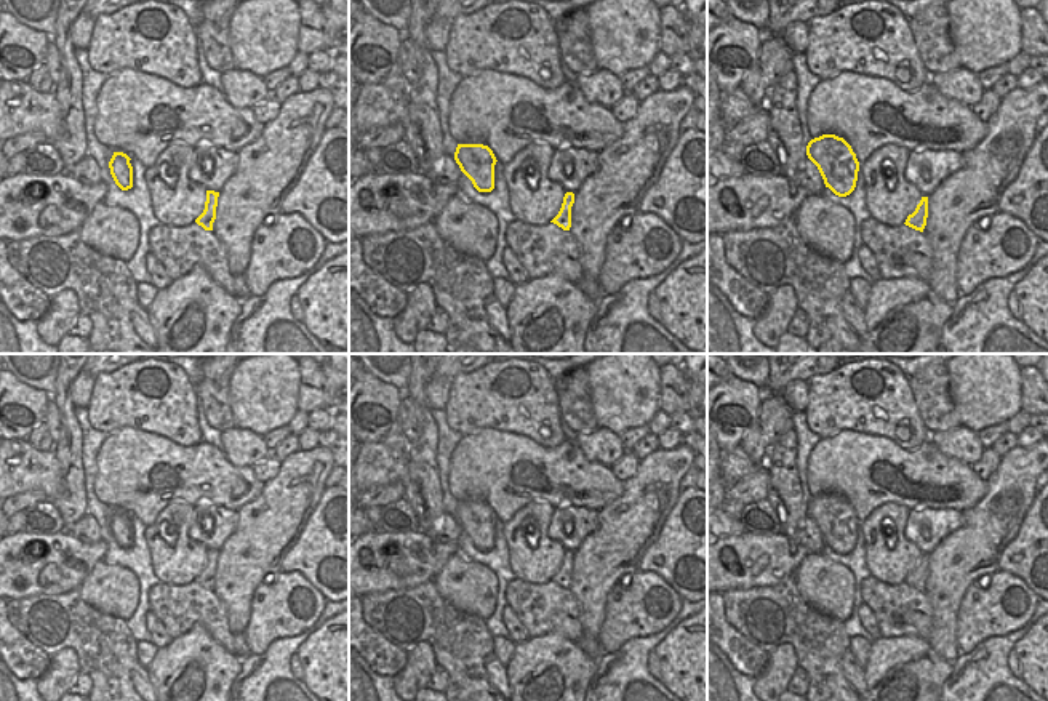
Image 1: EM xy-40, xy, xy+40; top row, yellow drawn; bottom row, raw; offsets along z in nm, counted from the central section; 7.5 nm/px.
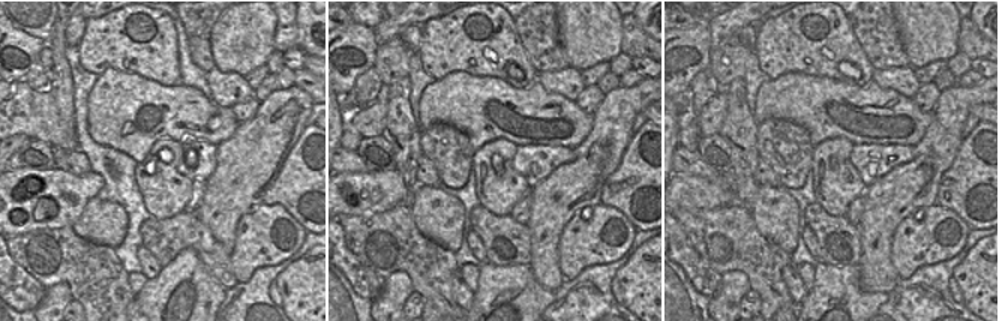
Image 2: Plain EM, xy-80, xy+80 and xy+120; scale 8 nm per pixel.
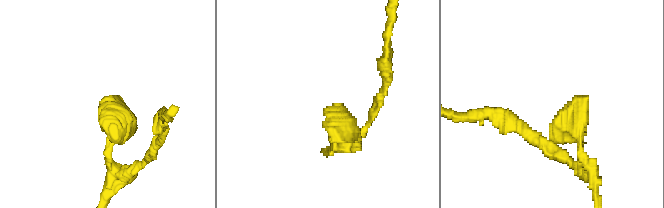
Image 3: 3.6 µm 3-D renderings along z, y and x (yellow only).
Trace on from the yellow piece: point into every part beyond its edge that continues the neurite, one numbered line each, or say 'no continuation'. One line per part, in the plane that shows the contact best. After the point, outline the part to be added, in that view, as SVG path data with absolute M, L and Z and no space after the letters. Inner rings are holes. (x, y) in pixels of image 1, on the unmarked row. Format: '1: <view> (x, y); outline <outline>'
no continuation

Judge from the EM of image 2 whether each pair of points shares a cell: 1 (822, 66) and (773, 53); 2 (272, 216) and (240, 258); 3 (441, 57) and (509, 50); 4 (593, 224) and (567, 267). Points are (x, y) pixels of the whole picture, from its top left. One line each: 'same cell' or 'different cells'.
1: same cell
2: same cell
3: same cell
4: same cell

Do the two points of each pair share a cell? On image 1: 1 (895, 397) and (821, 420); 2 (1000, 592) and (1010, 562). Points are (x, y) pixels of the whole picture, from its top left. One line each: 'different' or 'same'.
1: same
2: different

